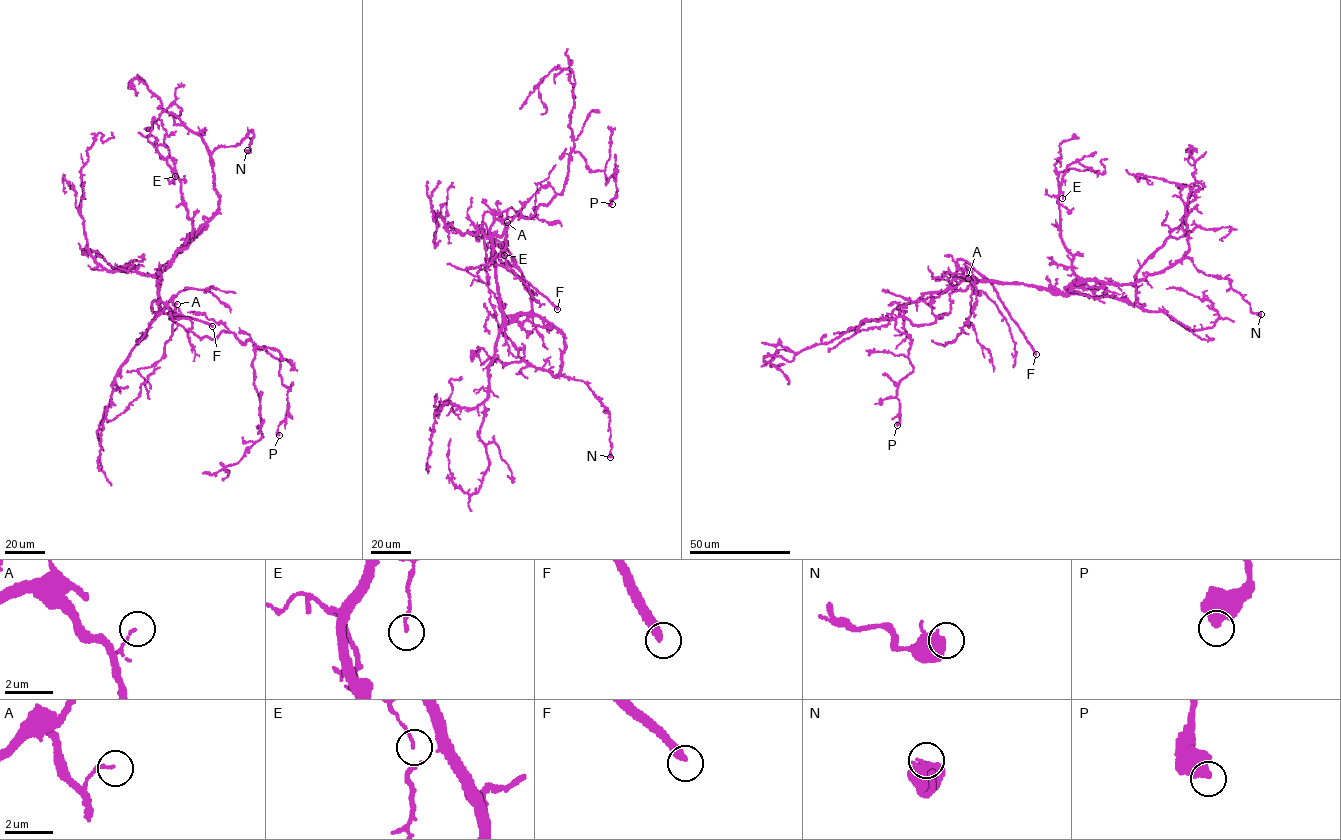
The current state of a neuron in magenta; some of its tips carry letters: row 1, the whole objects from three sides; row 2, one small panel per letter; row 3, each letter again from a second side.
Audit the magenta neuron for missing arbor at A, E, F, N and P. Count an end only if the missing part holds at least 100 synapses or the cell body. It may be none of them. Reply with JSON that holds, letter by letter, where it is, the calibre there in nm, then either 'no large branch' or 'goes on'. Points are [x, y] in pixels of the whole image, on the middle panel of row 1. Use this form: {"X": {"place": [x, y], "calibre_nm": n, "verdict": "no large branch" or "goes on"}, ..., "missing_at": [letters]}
{"A": {"place": [507, 222], "calibre_nm": 90, "verdict": "no large branch"}, "E": {"place": [504, 255], "calibre_nm": 120, "verdict": "no large branch"}, "F": {"place": [557, 309], "calibre_nm": 360, "verdict": "goes on"}, "N": {"place": [610, 457], "calibre_nm": 480, "verdict": "no large branch"}, "P": {"place": [612, 204], "calibre_nm": 600, "verdict": "no large branch"}, "missing_at": ["F"]}

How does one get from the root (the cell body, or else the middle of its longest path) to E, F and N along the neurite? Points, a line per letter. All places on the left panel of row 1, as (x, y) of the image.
E: (160, 309), (159, 275), (192, 232), (175, 176)
F: (160, 309), (158, 315), (165, 306), (155, 300), (152, 311), (194, 318), (212, 326)
N: (160, 309), (159, 276), (218, 208), (211, 156), (220, 146), (239, 144), (250, 131), (254, 136), (247, 150)

